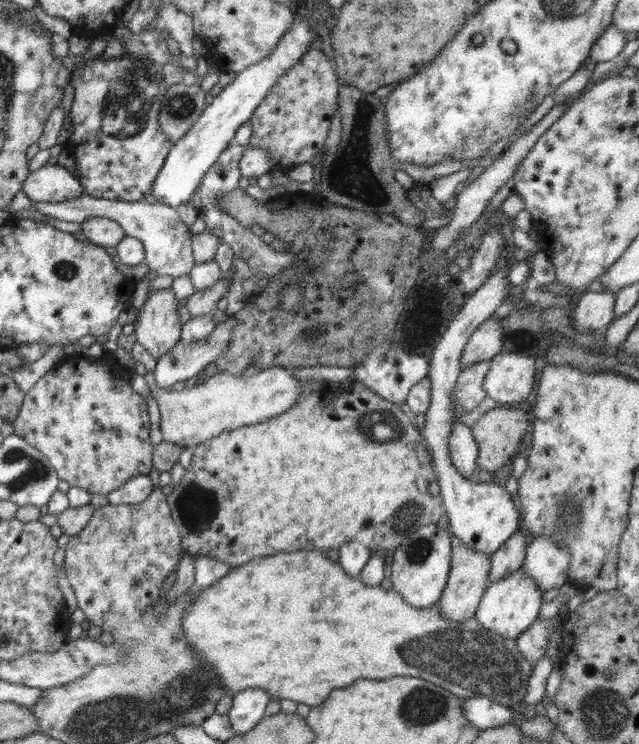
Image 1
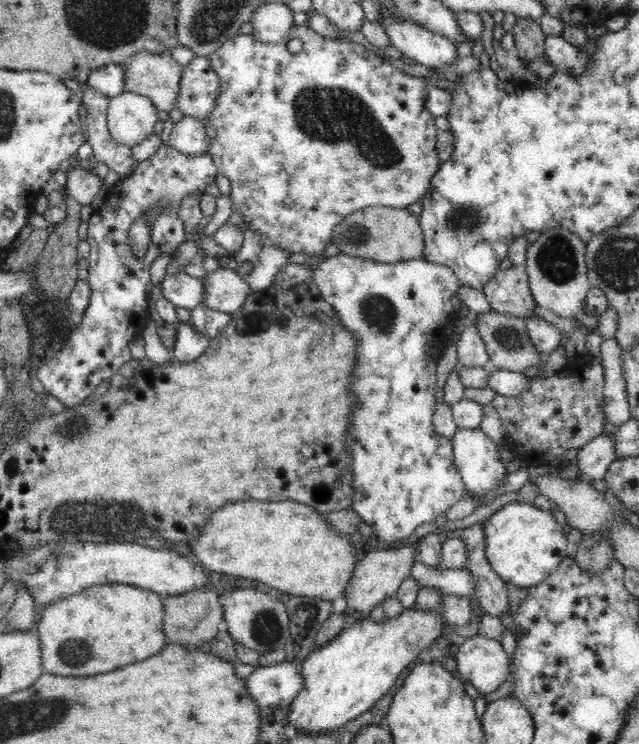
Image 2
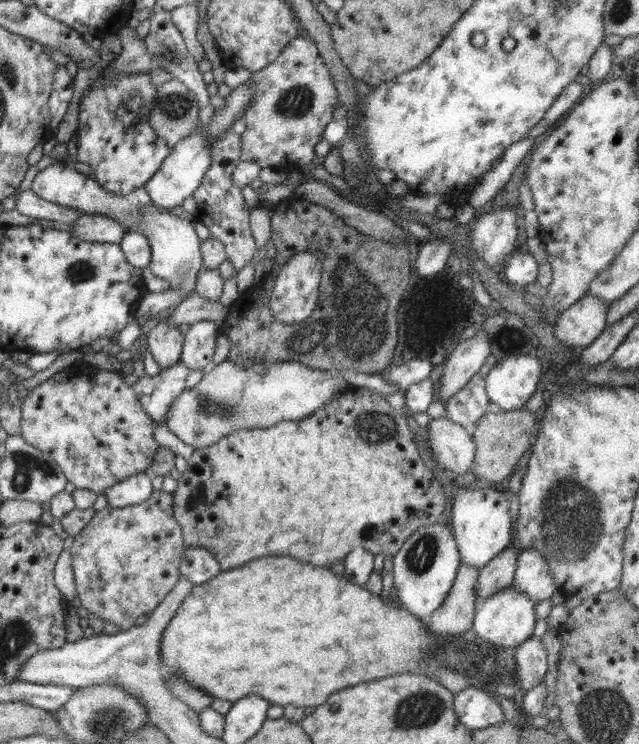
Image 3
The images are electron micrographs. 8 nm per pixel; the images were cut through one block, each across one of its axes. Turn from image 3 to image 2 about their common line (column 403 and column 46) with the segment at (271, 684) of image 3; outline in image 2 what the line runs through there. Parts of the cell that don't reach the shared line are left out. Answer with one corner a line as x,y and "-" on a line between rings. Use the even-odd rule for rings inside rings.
98,583
48,604
39,613
34,630
38,633
41,643
43,672
56,676
106,674
106,672
122,668
130,662
146,660
152,654
158,654
166,646
161,596
126,583

